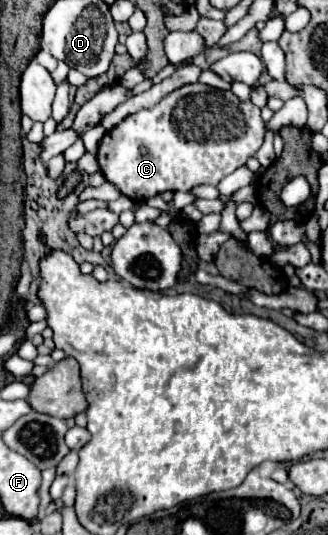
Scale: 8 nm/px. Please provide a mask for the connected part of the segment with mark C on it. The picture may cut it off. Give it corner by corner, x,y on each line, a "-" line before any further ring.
191,83
163,97
155,107
141,109
105,133
99,143
99,169
131,201
145,201
165,191
191,191
197,185
219,185
223,177
245,165
263,145
265,123
261,109
241,101
233,91
221,91
203,83

